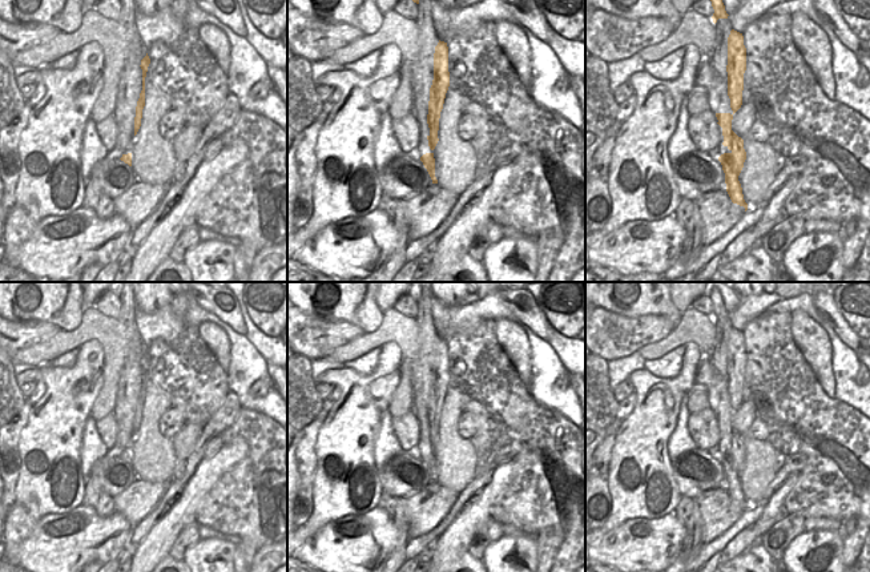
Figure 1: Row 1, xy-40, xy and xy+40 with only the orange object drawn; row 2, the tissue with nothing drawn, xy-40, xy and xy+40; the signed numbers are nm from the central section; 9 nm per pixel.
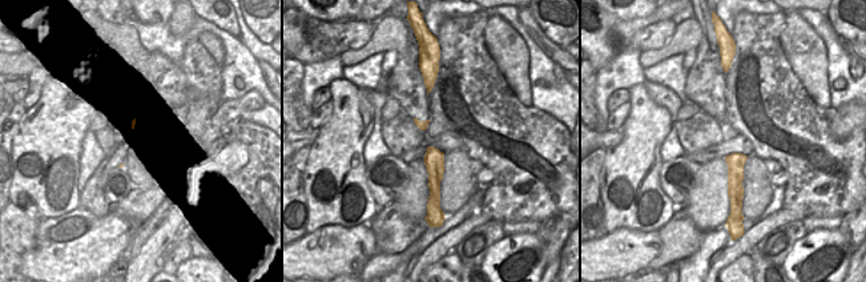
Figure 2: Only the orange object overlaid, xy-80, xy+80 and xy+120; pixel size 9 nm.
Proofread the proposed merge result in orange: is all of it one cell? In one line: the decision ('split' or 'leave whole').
leave whole

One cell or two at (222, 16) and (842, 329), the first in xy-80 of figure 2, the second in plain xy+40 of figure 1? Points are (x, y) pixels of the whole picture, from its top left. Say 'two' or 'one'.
one

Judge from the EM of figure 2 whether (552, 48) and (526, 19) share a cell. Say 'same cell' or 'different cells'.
same cell

